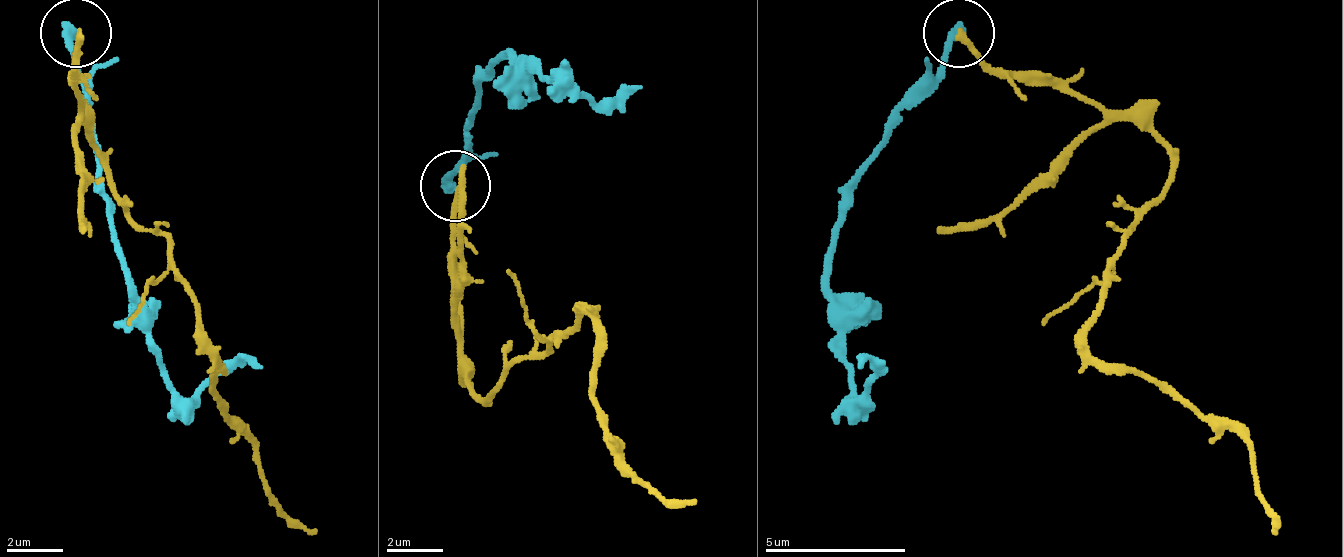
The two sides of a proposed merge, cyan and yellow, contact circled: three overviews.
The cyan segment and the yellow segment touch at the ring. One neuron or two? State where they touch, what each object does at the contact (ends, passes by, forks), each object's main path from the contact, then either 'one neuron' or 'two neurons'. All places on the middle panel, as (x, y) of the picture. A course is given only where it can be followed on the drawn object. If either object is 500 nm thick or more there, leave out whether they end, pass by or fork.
place (455, 186); cyan ends; yellow ends; course cyan (453, 187), (453, 173), (474, 89), (503, 53), (538, 74), (566, 82), (609, 103), (644, 89); course yellow (460, 187), (453, 216), (453, 279), (460, 350), (481, 399), (587, 315), (602, 442), (644, 484), (693, 505); two neurons

